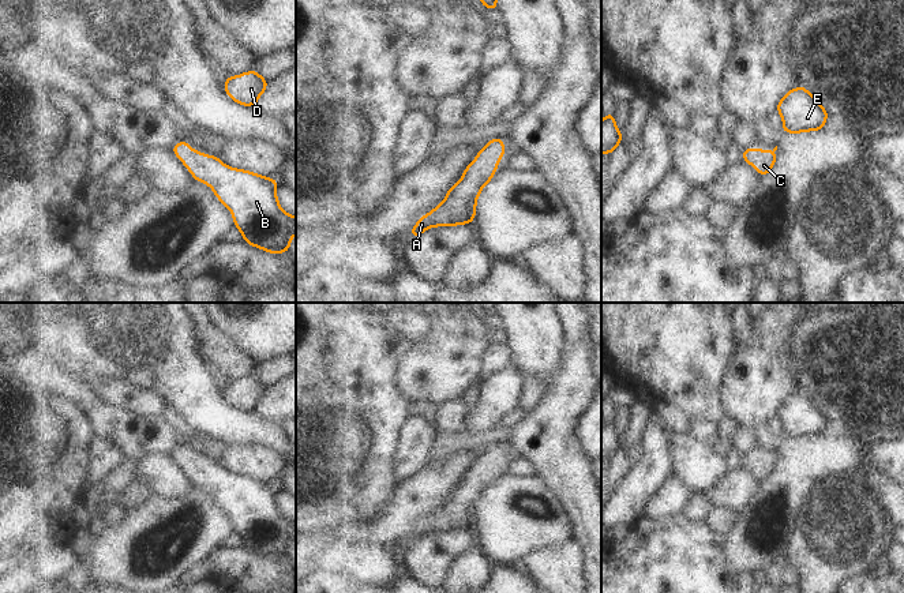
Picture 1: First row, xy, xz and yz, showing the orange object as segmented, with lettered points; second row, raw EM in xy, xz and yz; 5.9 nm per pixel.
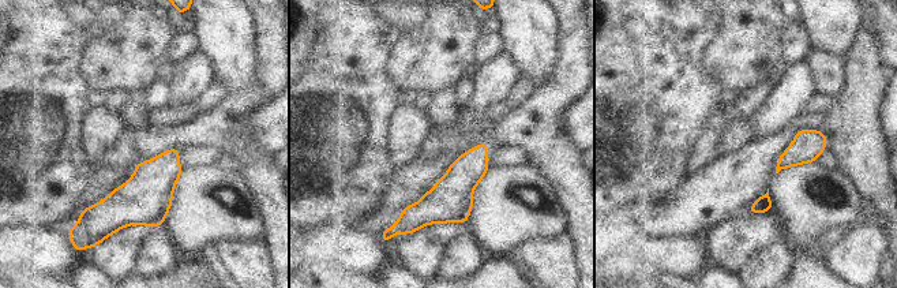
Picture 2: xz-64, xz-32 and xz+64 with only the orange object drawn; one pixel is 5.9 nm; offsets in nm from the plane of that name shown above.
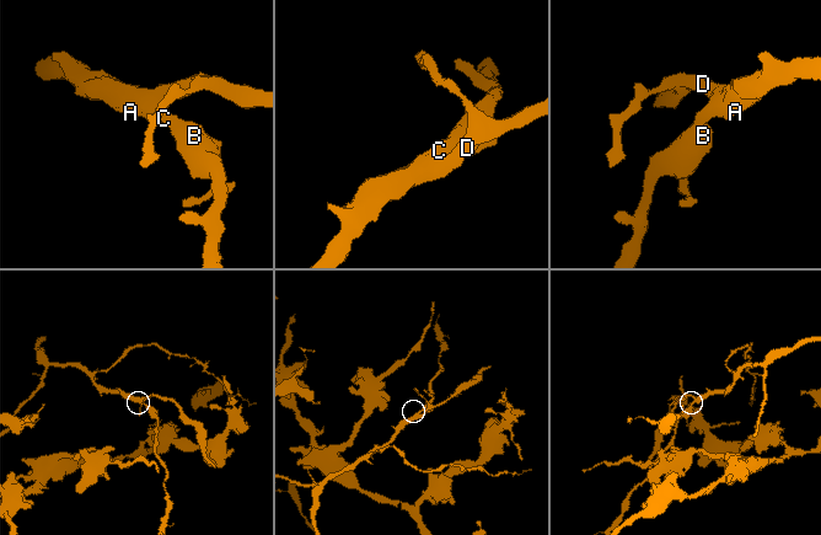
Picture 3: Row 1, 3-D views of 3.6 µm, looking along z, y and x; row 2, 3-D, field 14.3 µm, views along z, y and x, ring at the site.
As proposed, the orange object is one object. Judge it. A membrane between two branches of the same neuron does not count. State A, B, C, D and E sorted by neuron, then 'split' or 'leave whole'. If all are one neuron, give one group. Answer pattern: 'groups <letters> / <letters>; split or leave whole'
groups A B C D E; leave whole

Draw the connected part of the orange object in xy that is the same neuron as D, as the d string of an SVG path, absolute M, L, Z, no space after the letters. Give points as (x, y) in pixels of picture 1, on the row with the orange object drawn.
M248 71L239 76L226 78L225 93L241 105L252 106L256 104L267 85L269 82L266 82L258 72Z

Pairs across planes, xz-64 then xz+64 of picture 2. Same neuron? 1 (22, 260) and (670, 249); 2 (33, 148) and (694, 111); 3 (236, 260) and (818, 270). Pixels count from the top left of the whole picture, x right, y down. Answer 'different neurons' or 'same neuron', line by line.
1: same neuron
2: same neuron
3: different neurons

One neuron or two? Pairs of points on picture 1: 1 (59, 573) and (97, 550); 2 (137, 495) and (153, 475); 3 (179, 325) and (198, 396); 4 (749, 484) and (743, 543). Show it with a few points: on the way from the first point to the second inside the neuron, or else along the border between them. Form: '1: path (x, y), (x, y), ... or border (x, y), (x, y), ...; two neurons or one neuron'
1: border (81, 537), (70, 558), (70, 578); two neurons
2: border (137, 479), (145, 480), (157, 495); two neurons
3: path (190, 342), (198, 368), (198, 378); one neuron
4: border (762, 481), (762, 485), (753, 498), (738, 511); two neurons

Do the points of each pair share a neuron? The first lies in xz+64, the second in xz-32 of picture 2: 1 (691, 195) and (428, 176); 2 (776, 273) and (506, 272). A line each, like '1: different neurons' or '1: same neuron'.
1: same neuron
2: different neurons

